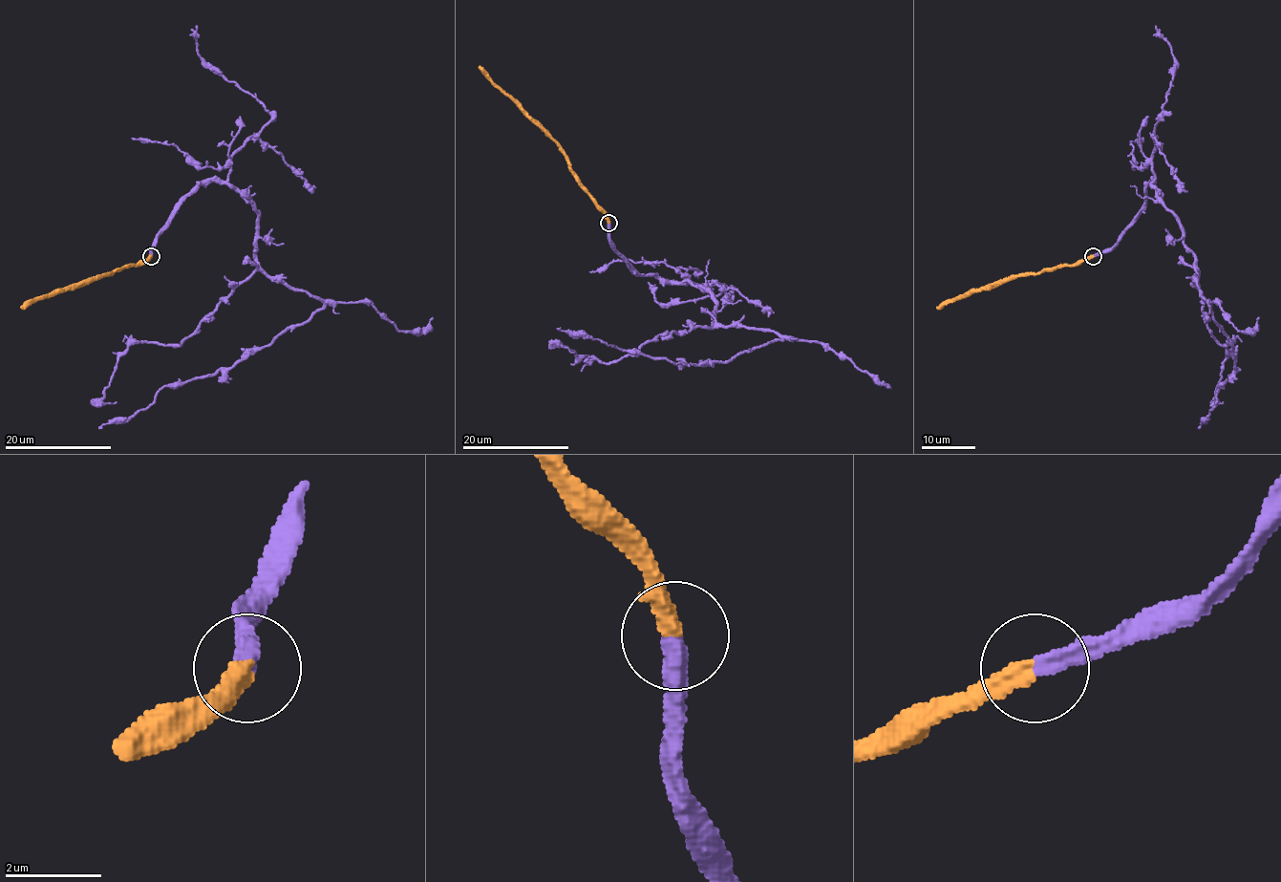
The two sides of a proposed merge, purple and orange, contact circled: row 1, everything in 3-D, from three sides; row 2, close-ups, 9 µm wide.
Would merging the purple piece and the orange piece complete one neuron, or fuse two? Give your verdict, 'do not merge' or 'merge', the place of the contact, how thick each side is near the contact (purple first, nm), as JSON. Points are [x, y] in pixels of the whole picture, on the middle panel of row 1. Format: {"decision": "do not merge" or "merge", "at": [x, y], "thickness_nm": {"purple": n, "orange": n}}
{"decision": "merge", "at": [608, 223], "thickness_nm": {"purple": 400, "orange": 360}}

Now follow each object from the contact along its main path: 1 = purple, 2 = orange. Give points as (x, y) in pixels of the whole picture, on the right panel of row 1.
1: (1093, 255), (1111, 247), (1153, 181), (1156, 197), (1194, 255), (1200, 294), (1231, 344), (1234, 369), (1198, 428)
2: (1093, 255), (1076, 265), (1057, 265), (1040, 272), (1009, 277), (970, 294), (957, 295), (936, 308)

